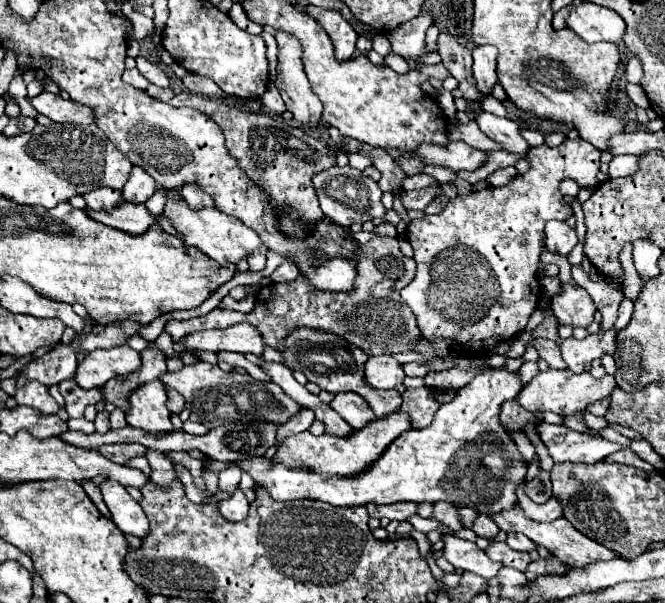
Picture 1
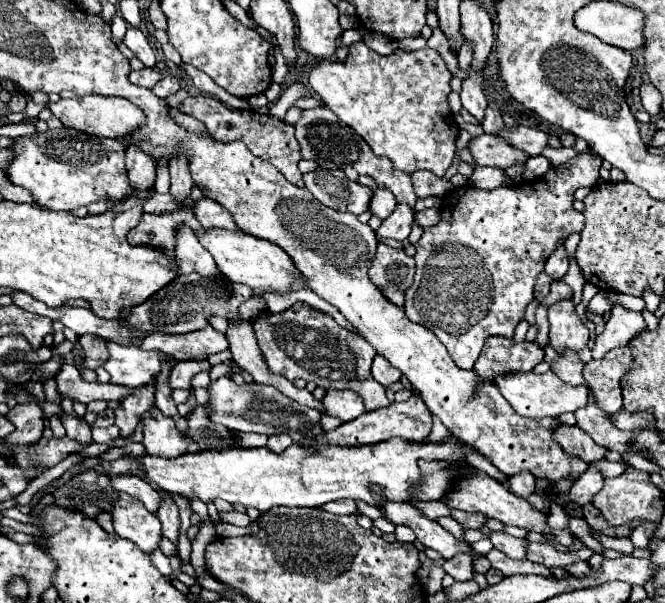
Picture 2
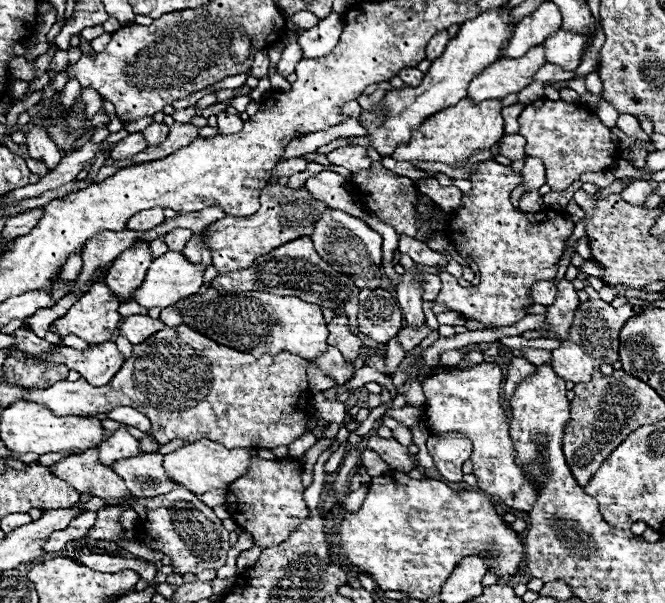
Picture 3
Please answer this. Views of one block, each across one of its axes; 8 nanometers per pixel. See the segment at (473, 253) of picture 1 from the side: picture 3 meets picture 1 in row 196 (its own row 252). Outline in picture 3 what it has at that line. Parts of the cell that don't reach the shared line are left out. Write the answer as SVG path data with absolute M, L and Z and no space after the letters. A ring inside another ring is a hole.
M494 160L476 164L468 180L472 182L472 190L462 196L462 204L452 212L446 236L458 256L468 256L478 264L482 282L472 288L462 288L456 276L438 272L442 288L436 302L482 324L514 326L528 314L526 308L534 304L530 298L532 284L556 278L562 250L574 224L554 210L542 210L538 214L516 210L510 204L510 192L522 182L520 172Z

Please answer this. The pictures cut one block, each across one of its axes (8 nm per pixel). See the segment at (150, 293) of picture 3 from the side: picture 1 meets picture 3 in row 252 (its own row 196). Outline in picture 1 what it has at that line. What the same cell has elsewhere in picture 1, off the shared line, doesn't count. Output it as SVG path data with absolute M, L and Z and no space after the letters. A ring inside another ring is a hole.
M166 190L166 206L164 206L164 216L172 222L174 230L182 234L182 240L186 246L194 246L202 250L206 256L210 256L216 262L240 262L248 258L250 252L254 252L262 242L260 236L244 226L238 218L232 218L228 214L222 214L216 208L202 208L202 210L192 210L186 200L176 192L176 190Z

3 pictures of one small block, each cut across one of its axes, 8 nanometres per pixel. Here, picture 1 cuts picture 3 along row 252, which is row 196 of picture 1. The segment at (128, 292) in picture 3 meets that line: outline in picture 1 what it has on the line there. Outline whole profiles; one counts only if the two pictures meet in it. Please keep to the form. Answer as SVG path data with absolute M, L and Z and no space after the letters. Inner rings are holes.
M134 166L126 186L122 188L122 198L132 204L144 204L154 192L156 192L156 182L152 182L152 178L144 170Z

